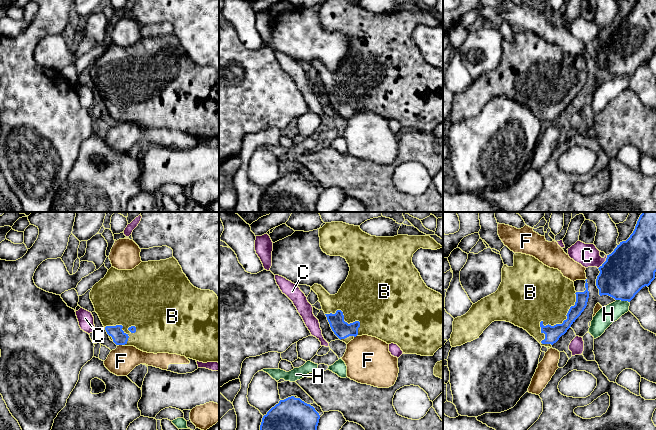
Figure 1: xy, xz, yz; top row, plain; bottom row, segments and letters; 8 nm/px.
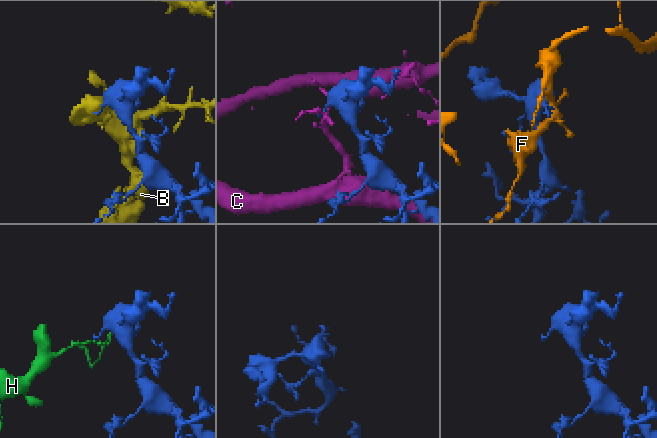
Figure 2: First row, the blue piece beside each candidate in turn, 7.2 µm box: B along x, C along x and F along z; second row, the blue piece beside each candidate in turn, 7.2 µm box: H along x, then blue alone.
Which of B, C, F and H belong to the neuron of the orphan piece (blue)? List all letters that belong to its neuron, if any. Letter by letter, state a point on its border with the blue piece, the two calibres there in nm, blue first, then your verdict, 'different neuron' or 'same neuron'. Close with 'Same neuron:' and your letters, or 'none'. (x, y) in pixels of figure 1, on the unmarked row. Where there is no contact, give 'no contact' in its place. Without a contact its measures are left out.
B: yz (556, 100) | 130/420 nm | same neuron
C: yz (604, 38) | 380/180 nm | different neuron
F: xy (121, 120) | 110/220 nm | different neuron
H: yz (622, 76) | 380/150 nm | different neuron
Same neuron: B

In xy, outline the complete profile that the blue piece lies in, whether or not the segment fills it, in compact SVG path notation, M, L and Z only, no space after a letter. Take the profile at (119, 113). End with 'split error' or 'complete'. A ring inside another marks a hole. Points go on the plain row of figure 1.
M174 33L160 37L141 38L132 46L118 46L111 43L105 53L93 62L90 68L90 75L110 116L117 122L134 122L143 128L154 130L177 130L203 139L219 137L219 74L213 67L201 66L194 63L183 49L181 42Z | split error

